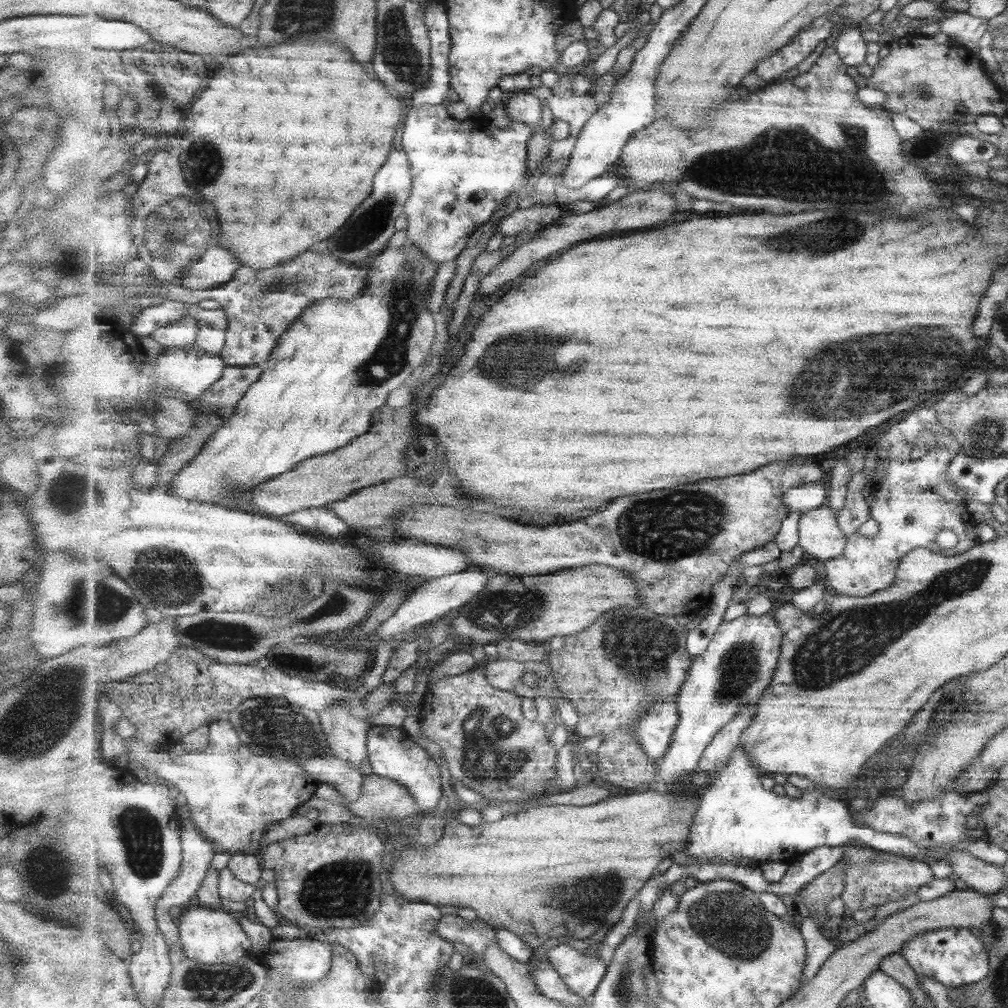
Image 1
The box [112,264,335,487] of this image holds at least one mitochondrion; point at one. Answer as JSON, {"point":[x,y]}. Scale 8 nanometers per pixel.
{"point":[283,284]}

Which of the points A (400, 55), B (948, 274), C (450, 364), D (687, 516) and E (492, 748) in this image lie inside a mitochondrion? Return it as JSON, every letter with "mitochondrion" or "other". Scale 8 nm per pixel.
{"A":"mitochondrion","B":"other","C":"other","D":"mitochondrion","E":"mitochondrion"}

